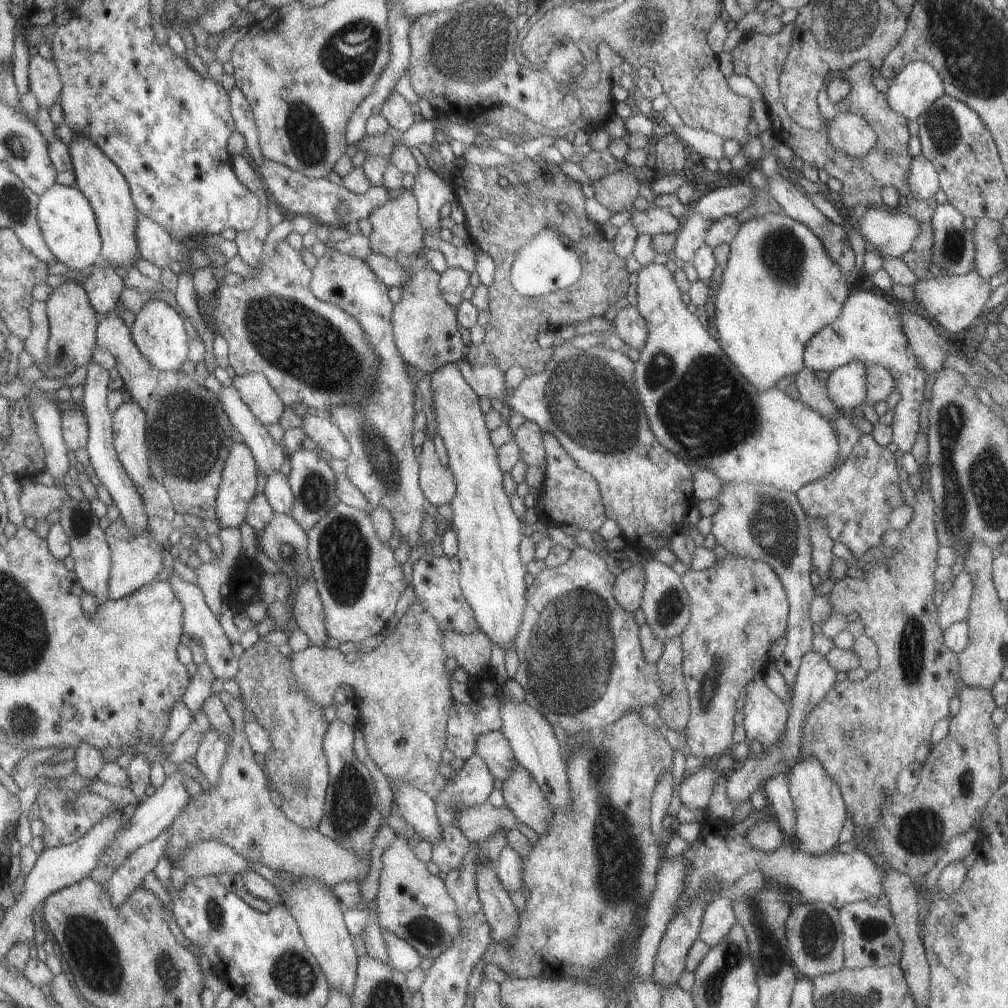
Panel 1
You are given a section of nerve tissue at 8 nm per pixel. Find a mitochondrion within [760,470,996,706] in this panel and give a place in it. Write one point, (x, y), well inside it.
(911, 652)

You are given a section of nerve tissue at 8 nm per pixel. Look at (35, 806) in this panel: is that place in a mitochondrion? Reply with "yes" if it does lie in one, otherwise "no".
no

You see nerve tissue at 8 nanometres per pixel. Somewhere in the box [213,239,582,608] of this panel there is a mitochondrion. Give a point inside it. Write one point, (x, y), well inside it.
(292, 338)

